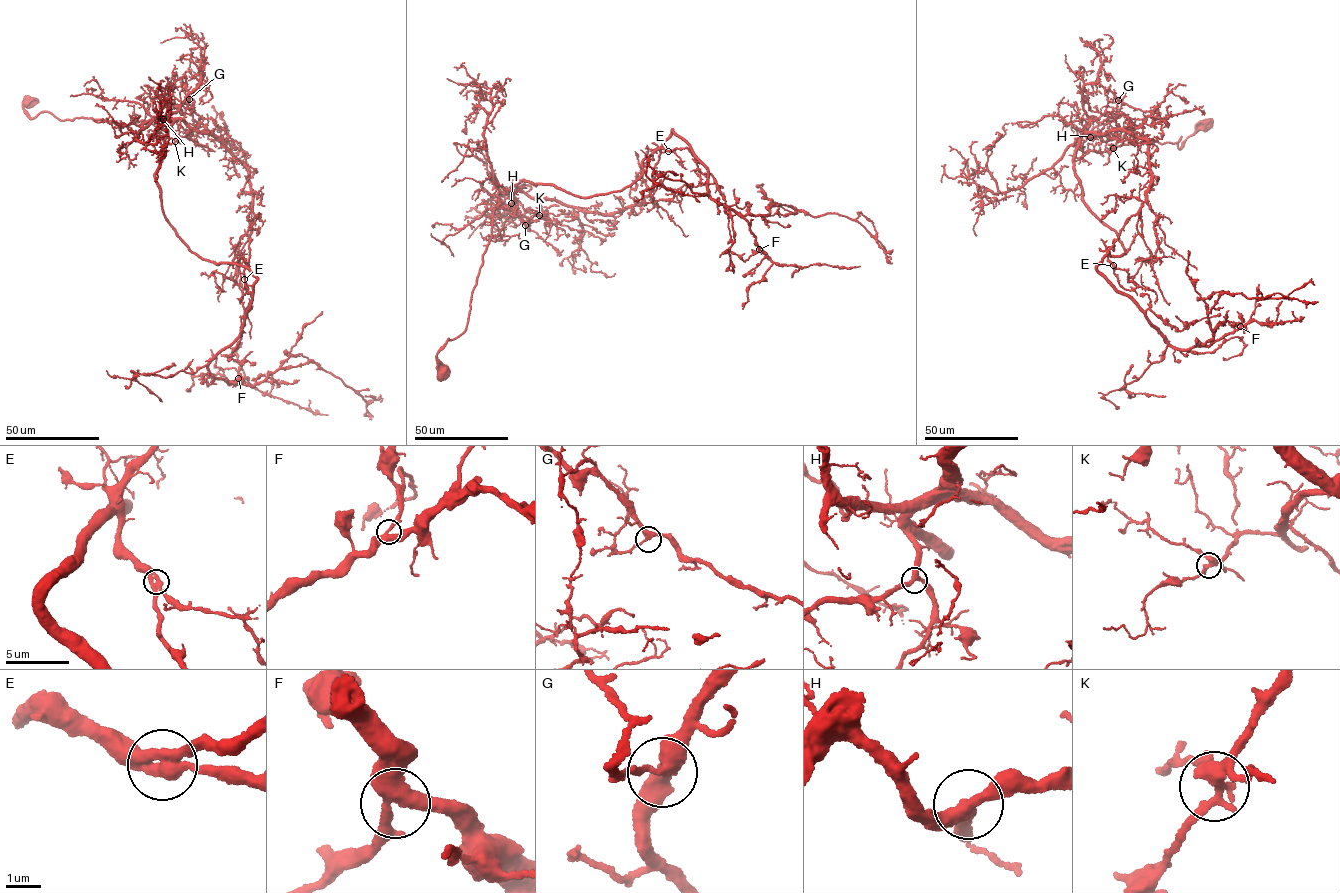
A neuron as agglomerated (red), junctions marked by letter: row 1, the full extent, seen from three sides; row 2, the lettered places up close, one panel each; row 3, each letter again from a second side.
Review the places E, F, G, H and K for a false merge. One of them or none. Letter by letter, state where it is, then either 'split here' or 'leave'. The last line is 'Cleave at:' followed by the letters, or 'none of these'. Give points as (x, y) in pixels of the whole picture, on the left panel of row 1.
E: at (244, 279); leave
F: at (238, 378); leave
G: at (189, 99); leave
H: at (163, 119); leave
K: at (175, 141); leave
Cleave at: none of these

